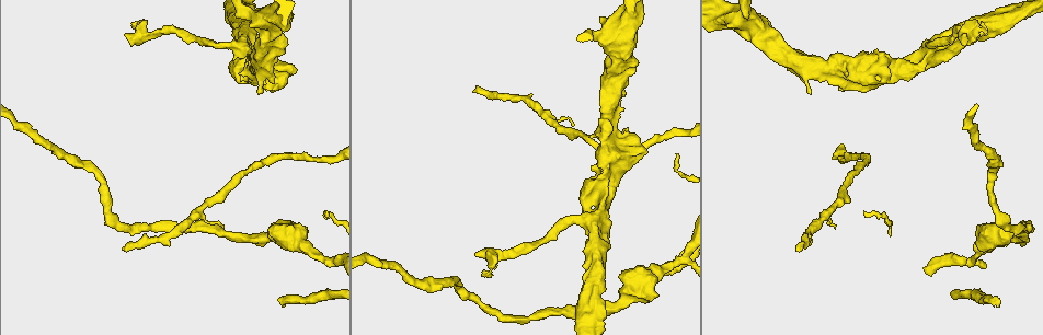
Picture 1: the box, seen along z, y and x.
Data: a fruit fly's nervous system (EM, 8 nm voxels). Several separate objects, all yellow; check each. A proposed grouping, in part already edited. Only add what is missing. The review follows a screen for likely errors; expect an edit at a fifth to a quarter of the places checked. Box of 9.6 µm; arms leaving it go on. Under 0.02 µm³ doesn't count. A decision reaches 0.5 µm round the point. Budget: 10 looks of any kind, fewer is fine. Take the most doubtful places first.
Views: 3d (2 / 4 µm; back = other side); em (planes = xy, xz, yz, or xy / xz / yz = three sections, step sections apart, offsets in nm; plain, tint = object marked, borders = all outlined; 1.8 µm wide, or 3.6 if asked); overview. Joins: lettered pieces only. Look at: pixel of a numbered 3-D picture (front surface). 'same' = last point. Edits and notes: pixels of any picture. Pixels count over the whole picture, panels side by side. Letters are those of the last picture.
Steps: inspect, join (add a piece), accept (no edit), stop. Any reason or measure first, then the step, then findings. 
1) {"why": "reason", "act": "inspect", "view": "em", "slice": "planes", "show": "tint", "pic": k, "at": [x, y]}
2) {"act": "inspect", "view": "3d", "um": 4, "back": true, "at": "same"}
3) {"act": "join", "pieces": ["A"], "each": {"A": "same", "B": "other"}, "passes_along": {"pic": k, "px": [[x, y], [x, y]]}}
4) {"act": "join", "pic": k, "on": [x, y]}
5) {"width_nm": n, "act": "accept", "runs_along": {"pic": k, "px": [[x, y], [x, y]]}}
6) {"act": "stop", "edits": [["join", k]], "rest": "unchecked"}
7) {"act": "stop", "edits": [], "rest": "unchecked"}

{"why": "an open end", "act": "inspect", "view": "em", "um": 3.6, "slice": "planes", "show": "borders", "pic": 1, "at": [125, 250]}

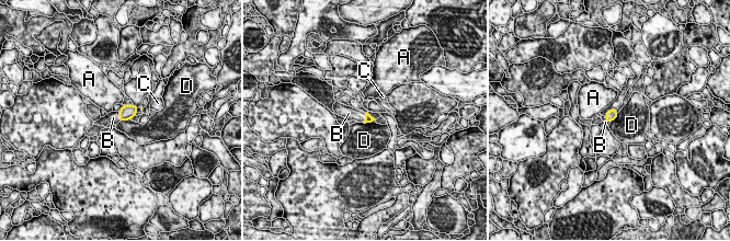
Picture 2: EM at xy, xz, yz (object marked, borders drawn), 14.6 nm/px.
{"width_nm": 120, "longest_contact_nm": ["D", 200], "act": "join", "pieces": ["B"], "each": {"A": "other", "B": "same", "C": "other", "D": "other"}, "found": "the neuron continues"}

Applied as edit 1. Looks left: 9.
{"why": "see it whole again", "act": "inspect", "view": "overview"}

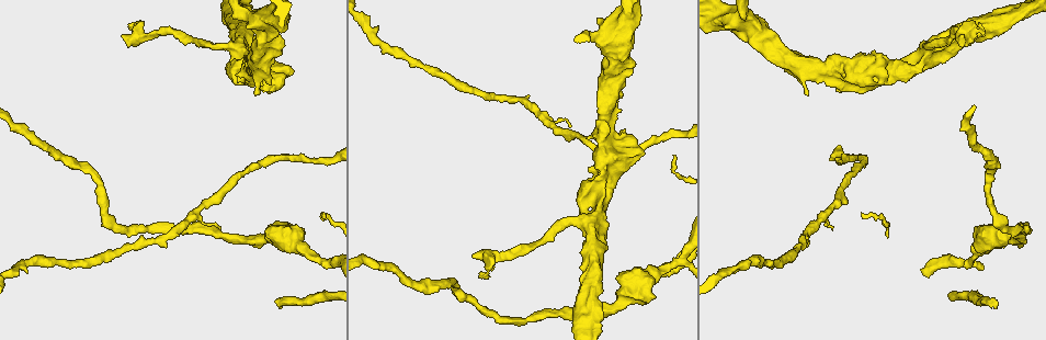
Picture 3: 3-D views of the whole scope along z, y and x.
{"act": "inspect", "view": "3d", "um": 4, "back": true, "pic": 3, "at": [997, 304]}

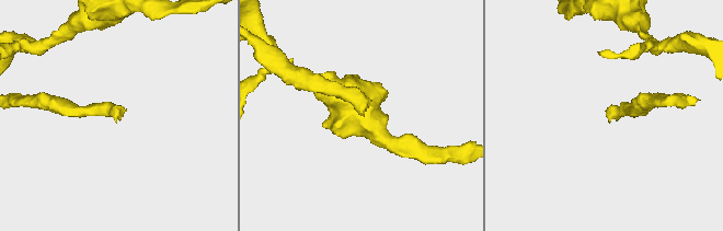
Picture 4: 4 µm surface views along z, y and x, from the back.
{"why": "need the tissue", "act": "inspect", "view": "em", "slice": "planes", "show": "borders", "pic": 4, "at": [115, 114]}

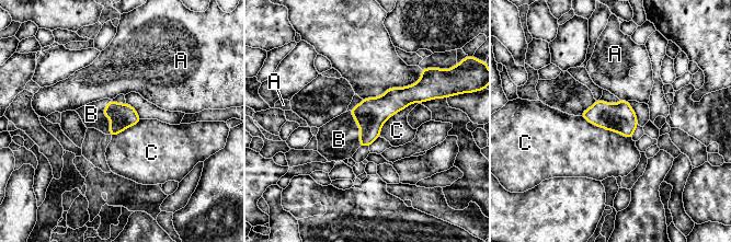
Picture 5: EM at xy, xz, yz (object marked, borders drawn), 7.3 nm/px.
{"act": "join", "pieces": ["B"], "each": {"A": "other", "B": "same", "C": "other"}, "passes_along": {"pic": 5, "px": [[122, 116], [106, 115], [91, 114]]}, "found": "the neuron continues"}

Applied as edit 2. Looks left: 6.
{"why": "see it whole again", "act": "inspect", "view": "overview"}

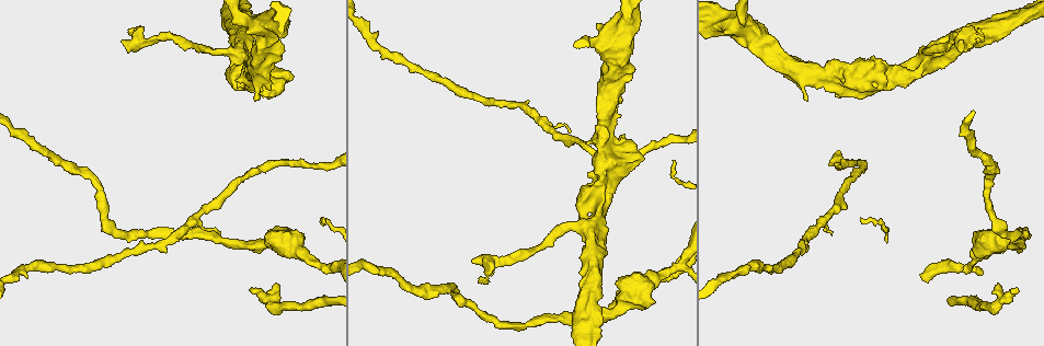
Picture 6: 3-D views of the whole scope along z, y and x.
{"why": "long arm stops here", "act": "inspect", "view": "em", "slice": "xy", "step": 8, "show": "borders", "pic": 6, "at": [982, 33]}

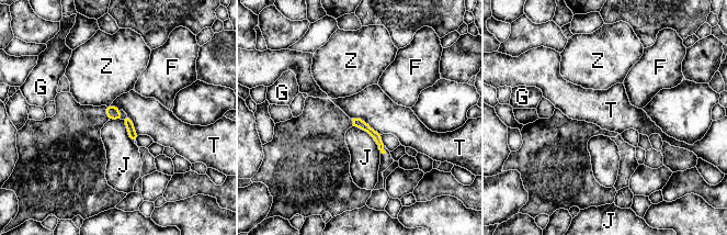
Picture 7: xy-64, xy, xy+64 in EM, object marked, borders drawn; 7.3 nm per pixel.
{"why": "another direction", "act": "inspect", "view": "em", "slice": "planes", "show": "borders", "at": "same"}

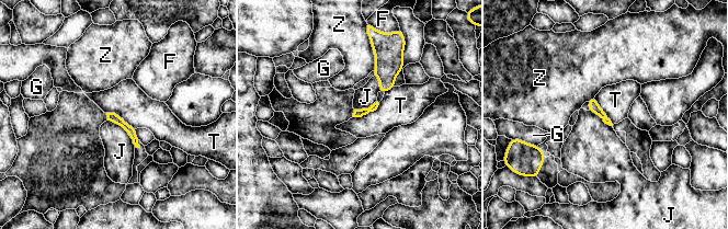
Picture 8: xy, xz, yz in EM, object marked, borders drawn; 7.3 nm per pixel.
{"longest_contact_nm": ["J", 280], "act": "accept", "each": {"F": "other", "G": "other", "J": "other", "T": "other", "Z": "other"}, "runs_along": {"pic": 8, "px": [[110, 115], [132, 133], [135, 141]]}, "found": "none of them fits"}

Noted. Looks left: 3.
{"why": "stops while still wide", "act": "inspect", "view": "3d", "um": 4, "pic": 6, "at": [294, 76]}

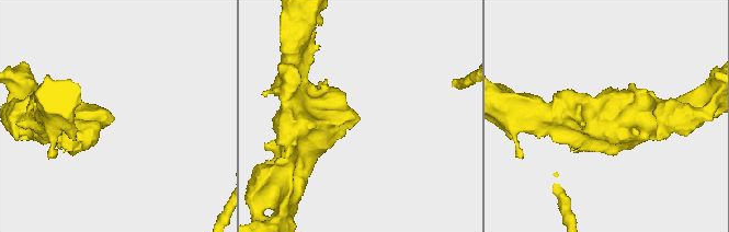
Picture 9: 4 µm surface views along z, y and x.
{"act": "inspect", "view": "em", "slice": "planes", "show": "borders", "pic": 9, "at": [358, 118]}

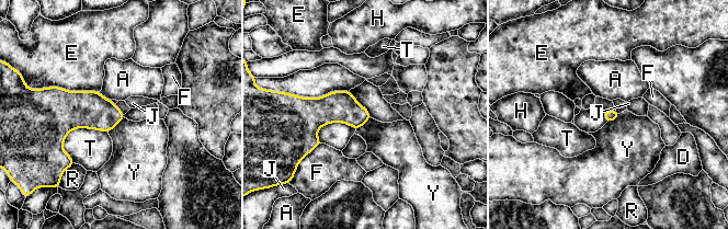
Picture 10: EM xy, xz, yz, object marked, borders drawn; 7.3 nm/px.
{"longest_contact_nm": ["E", 380], "act": "accept", "each": {"A": "other", "D": "other", "E": "other", "F": "other", "H": "other", "J": "other", "R": "other", "T": "other", "Y": "other"}, "found": "no lettered piece goes on from it"}

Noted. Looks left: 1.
{"act": "stop", "edits": [["join", 2], ["join", 5]], "rest": "unchecked"}

